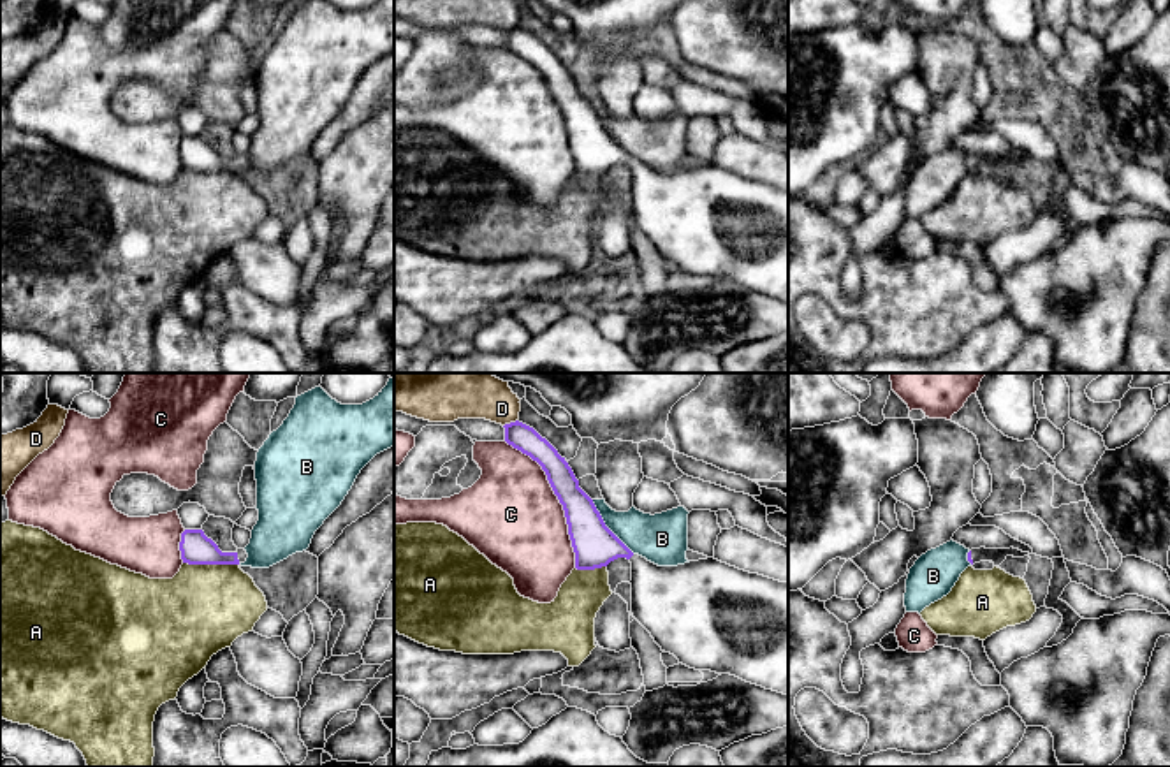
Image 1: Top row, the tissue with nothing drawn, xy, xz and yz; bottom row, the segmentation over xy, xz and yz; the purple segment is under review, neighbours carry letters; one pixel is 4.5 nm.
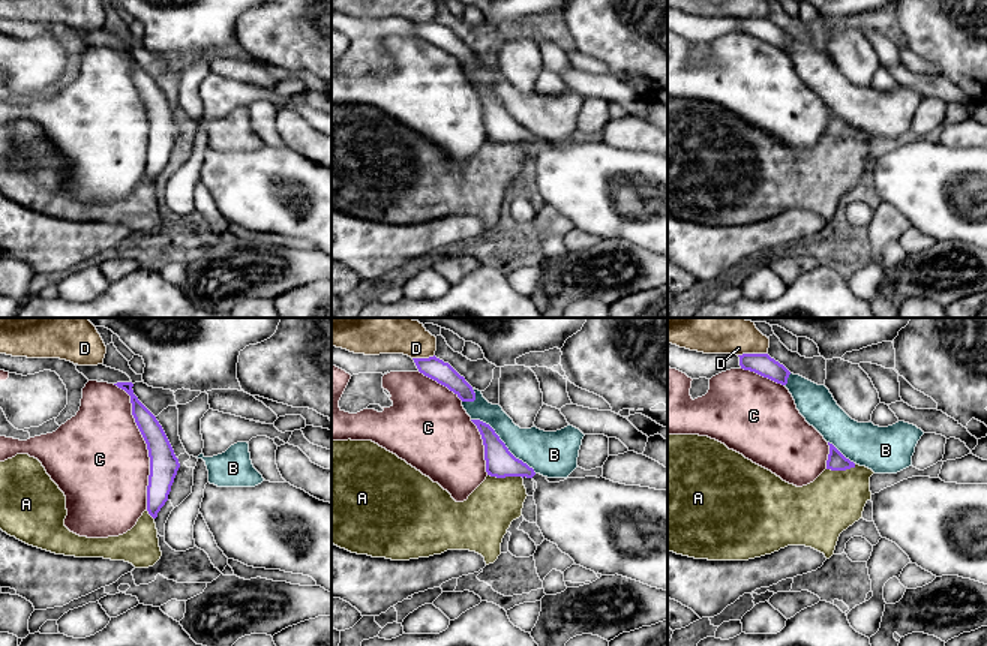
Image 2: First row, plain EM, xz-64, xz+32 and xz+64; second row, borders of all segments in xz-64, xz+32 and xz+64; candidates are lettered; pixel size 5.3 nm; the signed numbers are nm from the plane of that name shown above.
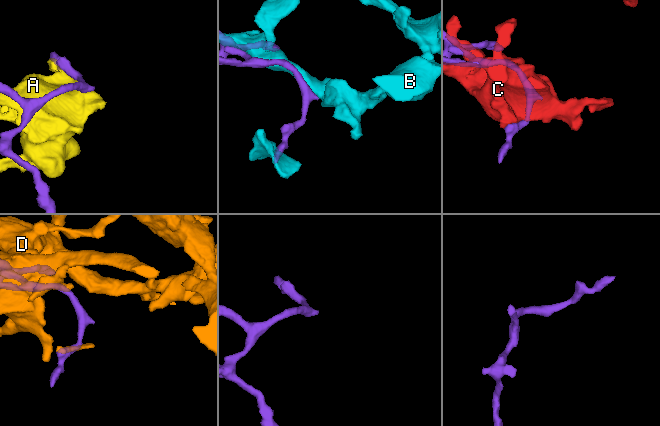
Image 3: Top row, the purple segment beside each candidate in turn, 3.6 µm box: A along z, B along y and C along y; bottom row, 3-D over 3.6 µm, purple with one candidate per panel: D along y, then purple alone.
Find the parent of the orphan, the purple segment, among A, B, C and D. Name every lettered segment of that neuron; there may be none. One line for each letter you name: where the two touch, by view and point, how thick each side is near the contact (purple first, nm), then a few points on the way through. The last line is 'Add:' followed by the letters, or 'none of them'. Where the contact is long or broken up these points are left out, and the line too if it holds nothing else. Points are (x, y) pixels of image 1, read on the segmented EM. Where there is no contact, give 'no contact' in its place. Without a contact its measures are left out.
Add: none of them

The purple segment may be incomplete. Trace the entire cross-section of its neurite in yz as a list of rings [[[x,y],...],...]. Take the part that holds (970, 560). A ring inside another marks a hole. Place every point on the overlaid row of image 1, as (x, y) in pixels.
[[[980,547],[980,549],[971,549],[968,552],[968,561],[971,565],[975,563],[980,563],[980,561],[992,561],[994,566],[999,568],[999,565],[1008,558],[1008,556],[1013,556],[1013,558],[1024,558],[1024,556],[1029,556],[1029,552],[1022,552],[1019,549],[985,549],[985,547]]]

